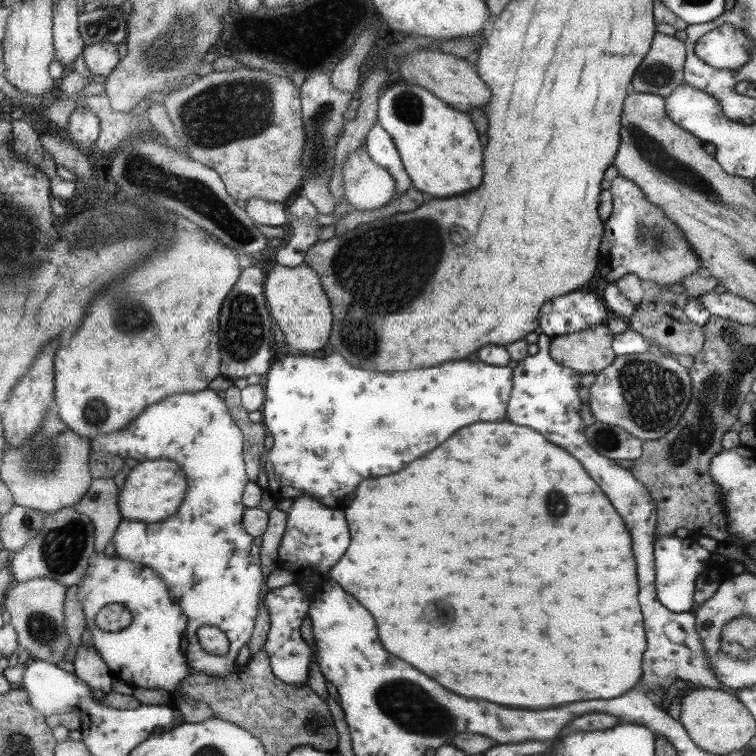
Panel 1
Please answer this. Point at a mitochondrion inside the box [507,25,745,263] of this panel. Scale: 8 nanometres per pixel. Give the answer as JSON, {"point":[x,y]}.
{"point":[647,147]}

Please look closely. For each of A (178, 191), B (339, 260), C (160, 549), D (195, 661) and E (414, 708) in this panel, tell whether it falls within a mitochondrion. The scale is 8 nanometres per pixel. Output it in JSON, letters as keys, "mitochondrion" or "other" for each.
{"A":"mitochondrion","B":"mitochondrion","C":"other","D":"other","E":"mitochondrion"}

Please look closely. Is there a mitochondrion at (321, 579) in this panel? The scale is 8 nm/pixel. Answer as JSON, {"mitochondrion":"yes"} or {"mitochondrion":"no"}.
{"mitochondrion":"no"}

